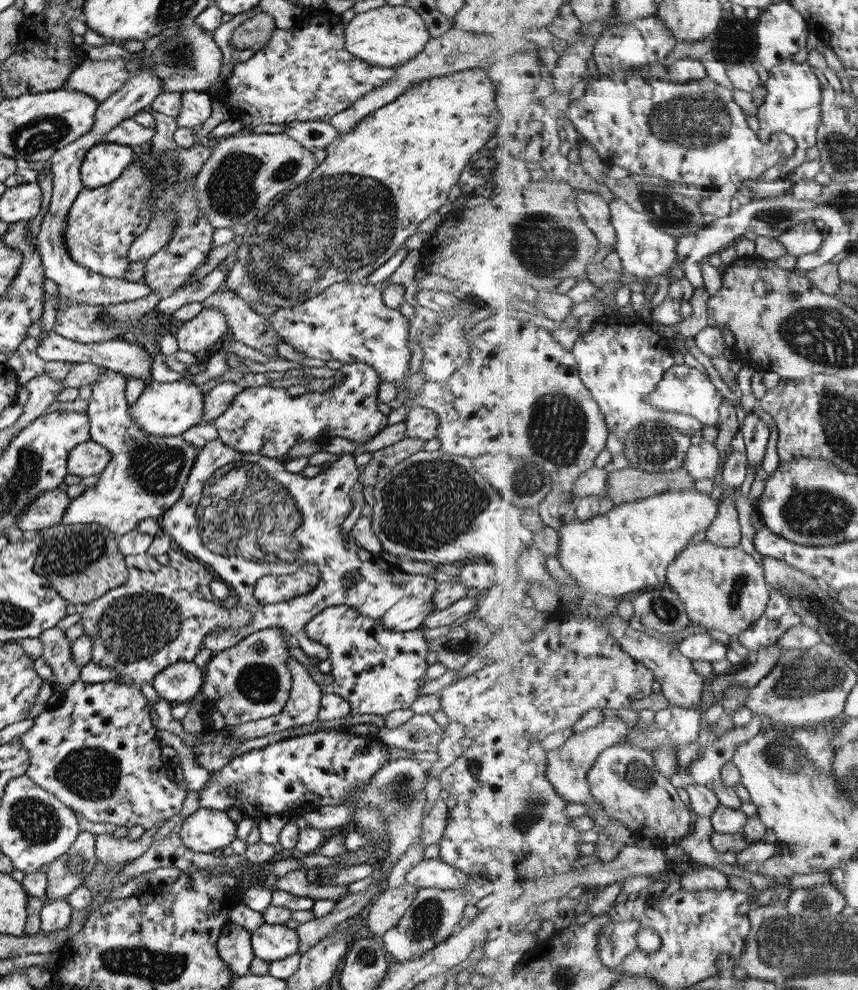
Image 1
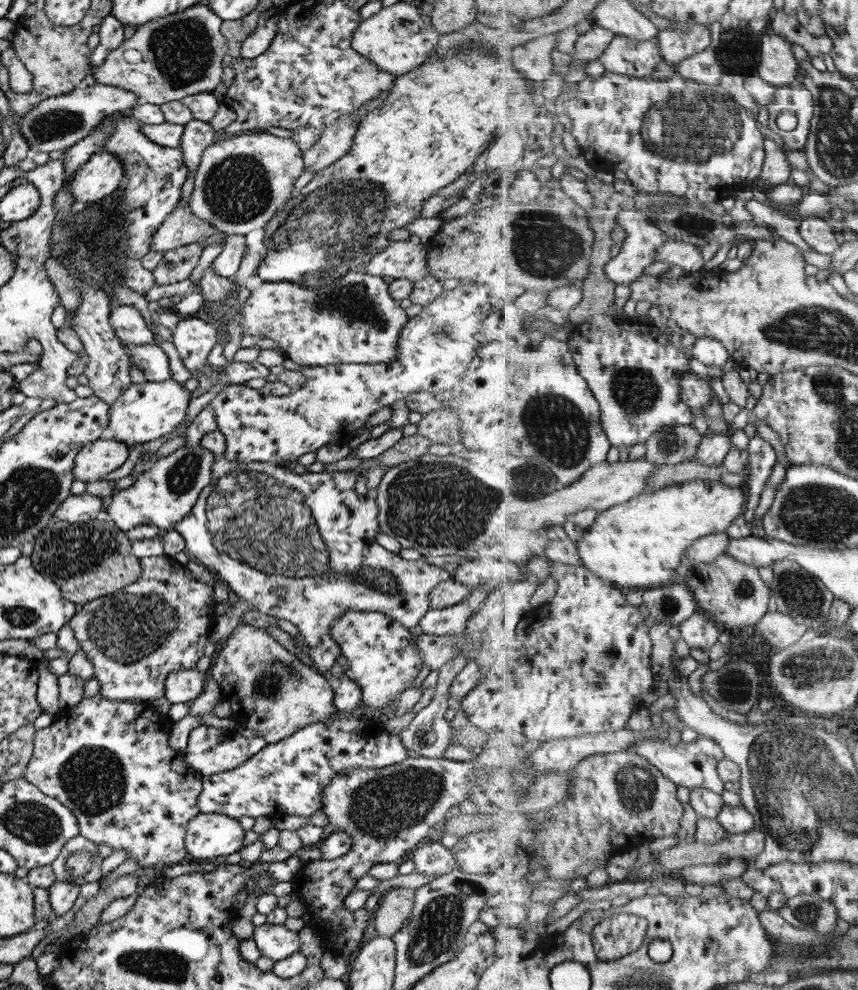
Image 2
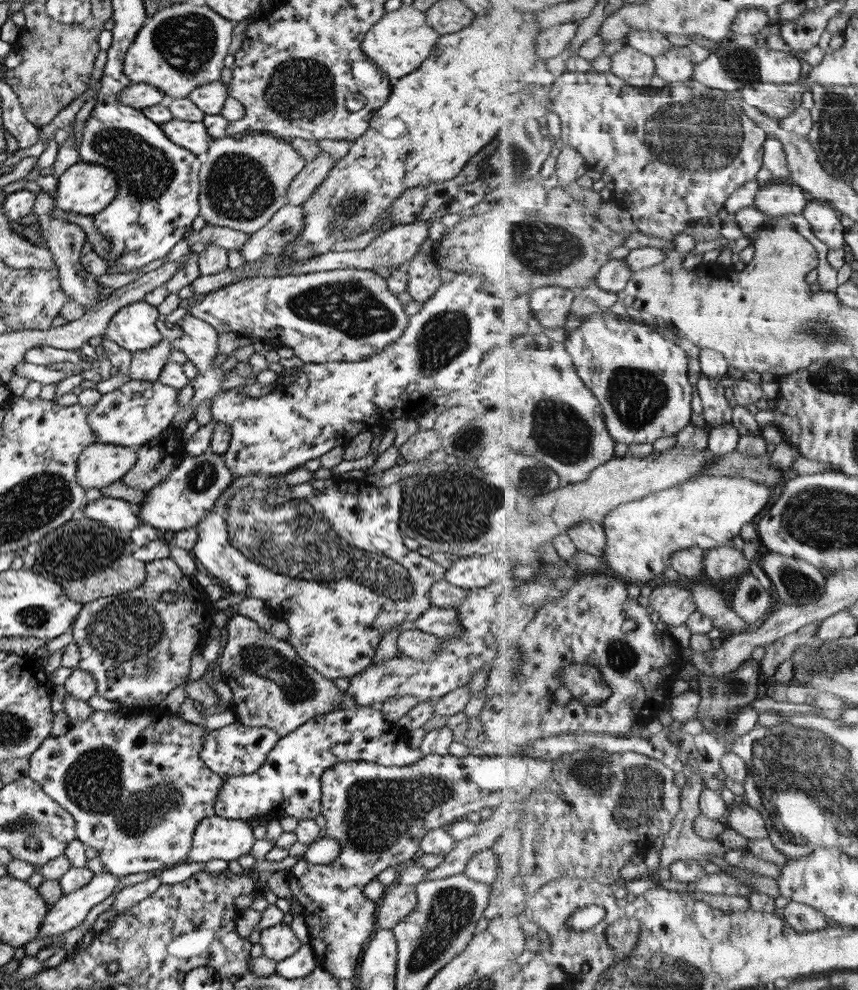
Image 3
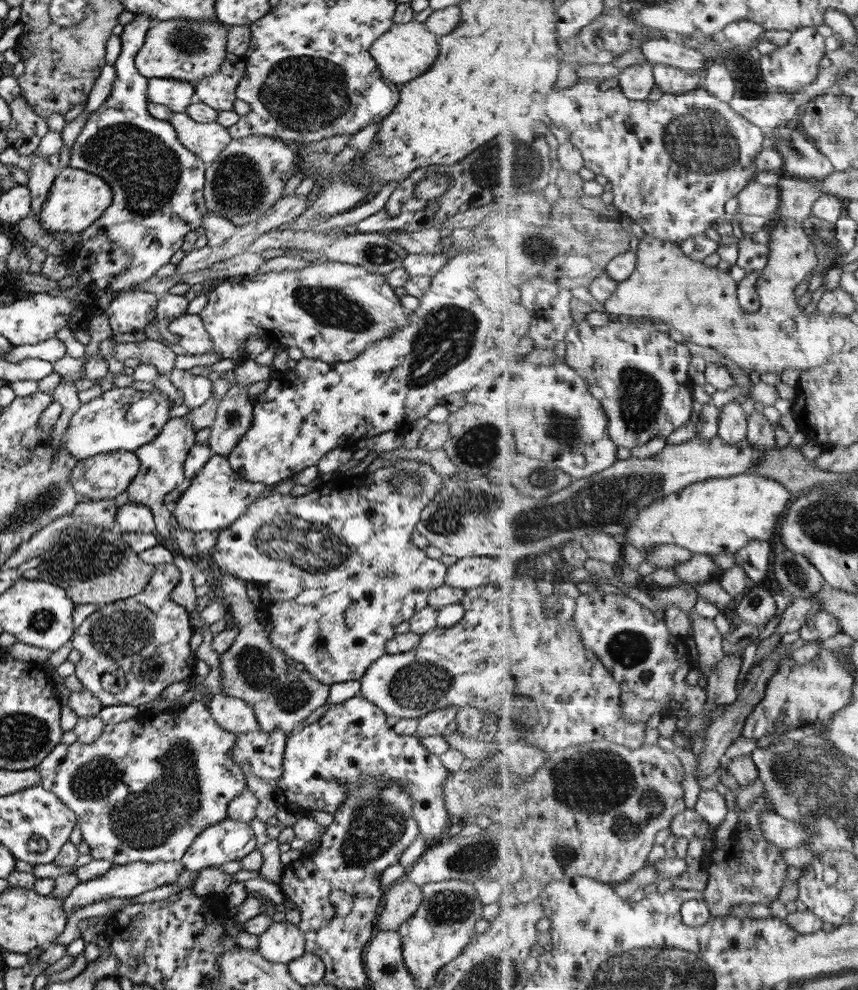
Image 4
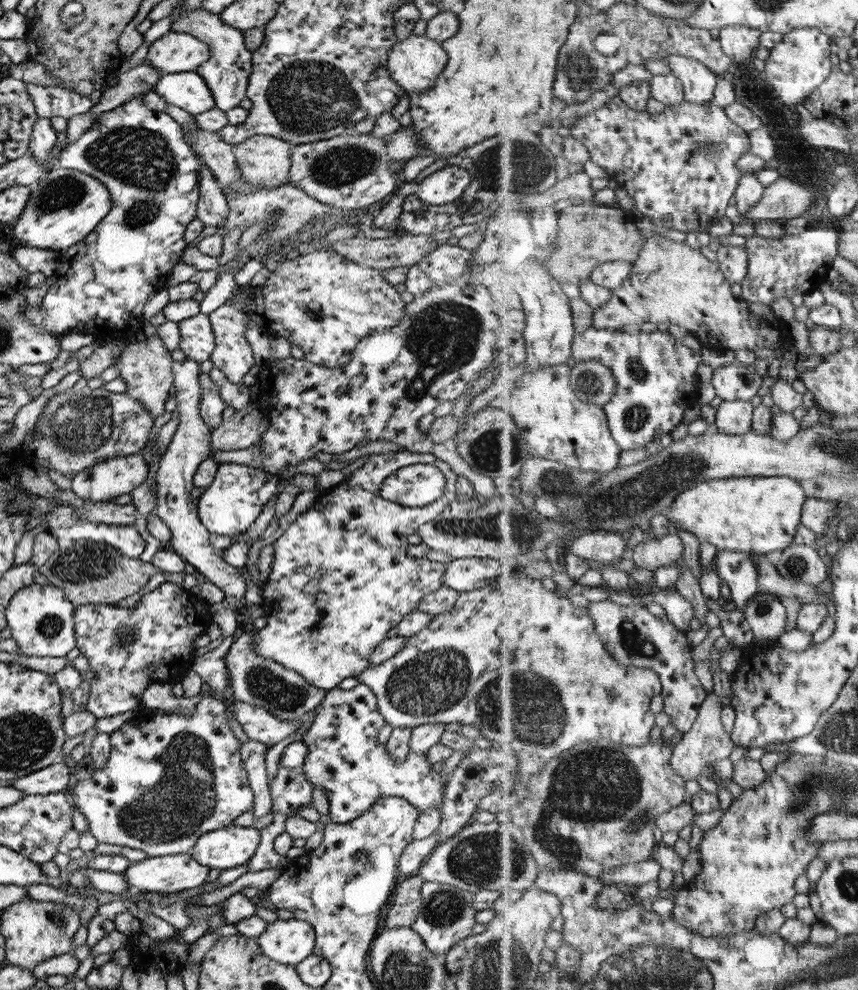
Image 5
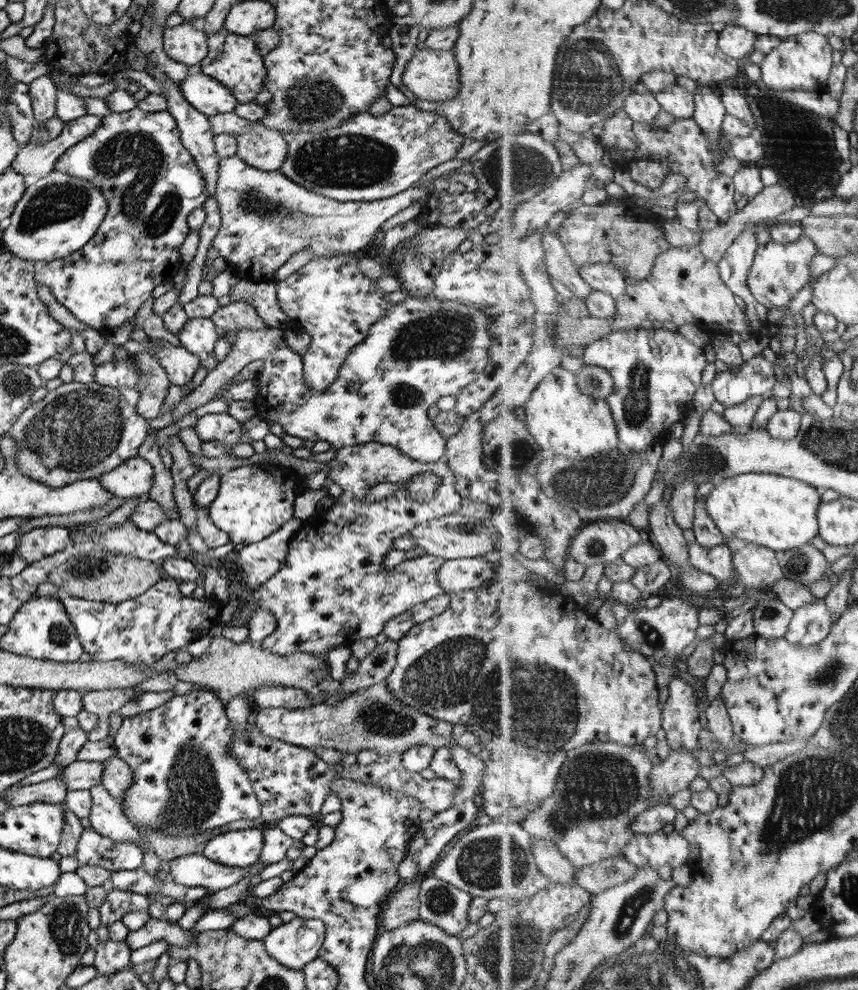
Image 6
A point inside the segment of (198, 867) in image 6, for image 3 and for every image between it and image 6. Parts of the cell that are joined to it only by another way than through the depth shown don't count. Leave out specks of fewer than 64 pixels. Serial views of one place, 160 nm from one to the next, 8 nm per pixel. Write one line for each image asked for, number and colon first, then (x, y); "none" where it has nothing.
3: (68, 910)
4: (128, 880)
5: (167, 874)

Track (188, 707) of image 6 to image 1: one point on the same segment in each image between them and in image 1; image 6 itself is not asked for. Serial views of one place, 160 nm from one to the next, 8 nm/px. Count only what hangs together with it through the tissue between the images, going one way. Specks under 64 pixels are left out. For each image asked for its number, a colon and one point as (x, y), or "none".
1: (96, 752)
2: (109, 762)
3: (132, 780)
4: (141, 792)
5: (169, 778)

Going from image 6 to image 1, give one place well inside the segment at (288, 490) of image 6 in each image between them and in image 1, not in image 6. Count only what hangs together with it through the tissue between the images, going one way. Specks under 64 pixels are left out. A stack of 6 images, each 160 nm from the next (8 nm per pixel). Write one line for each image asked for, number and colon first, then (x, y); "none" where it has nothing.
1: (144, 476)
2: (164, 489)
3: (180, 501)
4: (216, 496)
5: (228, 505)

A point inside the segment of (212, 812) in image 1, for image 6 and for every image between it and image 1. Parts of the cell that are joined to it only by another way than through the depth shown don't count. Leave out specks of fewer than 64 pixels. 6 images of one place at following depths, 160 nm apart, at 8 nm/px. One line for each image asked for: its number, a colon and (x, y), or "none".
2: (208, 835)
3: (214, 838)
4: (228, 840)
5: (229, 846)
6: (240, 848)

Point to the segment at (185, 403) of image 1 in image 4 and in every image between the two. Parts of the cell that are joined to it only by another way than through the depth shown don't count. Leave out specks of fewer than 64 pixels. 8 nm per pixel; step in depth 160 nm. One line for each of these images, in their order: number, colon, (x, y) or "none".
2: (147, 411)
3: (136, 412)
4: (120, 419)

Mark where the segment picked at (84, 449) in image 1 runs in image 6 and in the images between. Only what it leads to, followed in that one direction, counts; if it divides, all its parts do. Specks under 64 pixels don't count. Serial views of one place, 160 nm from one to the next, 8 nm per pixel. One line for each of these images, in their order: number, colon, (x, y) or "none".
2: (93, 460)
3: (98, 465)
4: (103, 476)
5: (113, 477)
6: (132, 477)

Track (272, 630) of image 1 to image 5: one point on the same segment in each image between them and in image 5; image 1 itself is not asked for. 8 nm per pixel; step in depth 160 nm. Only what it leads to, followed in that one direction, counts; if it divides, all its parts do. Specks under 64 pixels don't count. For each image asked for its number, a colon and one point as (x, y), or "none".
2: (269, 690)
3: (271, 686)
4: (282, 694)
5: (254, 679)

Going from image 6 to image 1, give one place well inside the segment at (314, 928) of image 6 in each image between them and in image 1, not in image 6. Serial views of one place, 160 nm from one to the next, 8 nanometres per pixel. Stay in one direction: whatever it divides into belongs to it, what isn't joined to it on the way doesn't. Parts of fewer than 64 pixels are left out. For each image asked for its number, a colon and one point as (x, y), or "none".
1: (271, 942)
2: (276, 942)
3: (277, 942)
4: (282, 942)
5: (289, 941)

